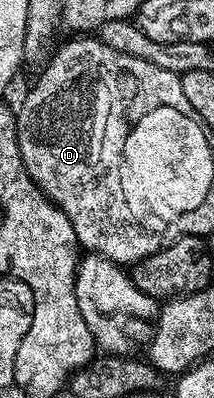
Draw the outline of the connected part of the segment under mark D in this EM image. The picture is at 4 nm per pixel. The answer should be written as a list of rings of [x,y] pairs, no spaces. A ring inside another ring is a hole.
[[[74,36],[71,38],[74,38],[71,40],[71,42],[66,42],[63,44],[63,46],[61,43],[61,45],[59,45],[57,49],[54,50],[49,62],[46,63],[44,69],[41,71],[40,75],[42,75],[42,79],[40,79],[39,82],[36,83],[35,86],[27,92],[26,99],[24,99],[22,102],[22,107],[17,107],[16,113],[18,115],[18,143],[20,144],[20,156],[24,160],[24,168],[28,172],[28,176],[32,176],[32,180],[34,181],[34,183],[37,184],[37,186],[39,186],[40,189],[42,189],[42,191],[46,193],[50,197],[50,199],[53,200],[53,202],[56,203],[56,205],[58,205],[58,207],[60,208],[60,212],[64,212],[64,216],[68,216],[68,220],[72,224],[72,228],[74,229],[74,231],[76,232],[76,236],[78,237],[79,247],[81,247],[83,251],[89,252],[91,254],[103,254],[104,257],[108,260],[112,260],[113,262],[119,264],[133,264],[140,261],[141,258],[146,258],[147,256],[149,256],[149,254],[154,254],[156,253],[156,251],[158,251],[156,248],[156,240],[154,240],[154,238],[142,238],[142,234],[138,234],[138,232],[126,232],[128,228],[132,228],[132,226],[130,226],[132,222],[128,222],[130,218],[128,218],[128,212],[124,210],[124,184],[122,184],[122,188],[120,188],[120,190],[118,190],[118,192],[116,192],[114,196],[110,196],[110,192],[106,192],[106,186],[104,186],[104,184],[106,184],[106,180],[112,180],[110,176],[116,176],[116,174],[112,174],[112,170],[116,170],[116,168],[124,166],[124,162],[126,162],[126,160],[116,160],[116,158],[126,158],[126,146],[128,146],[128,140],[130,140],[130,136],[134,134],[134,130],[138,128],[138,124],[140,124],[140,122],[142,122],[142,120],[144,120],[144,118],[146,118],[148,114],[152,114],[152,112],[156,112],[156,110],[164,110],[164,108],[166,108],[166,110],[174,110],[174,112],[188,112],[188,114],[184,114],[186,118],[198,117],[196,116],[196,112],[192,108],[192,104],[188,104],[188,99],[186,99],[184,96],[184,88],[180,88],[179,75],[168,72],[164,68],[156,68],[156,64],[148,64],[148,60],[136,60],[136,56],[128,56],[124,52],[116,52],[116,48],[108,48],[108,44],[104,44],[102,42],[102,39],[97,36]]]

